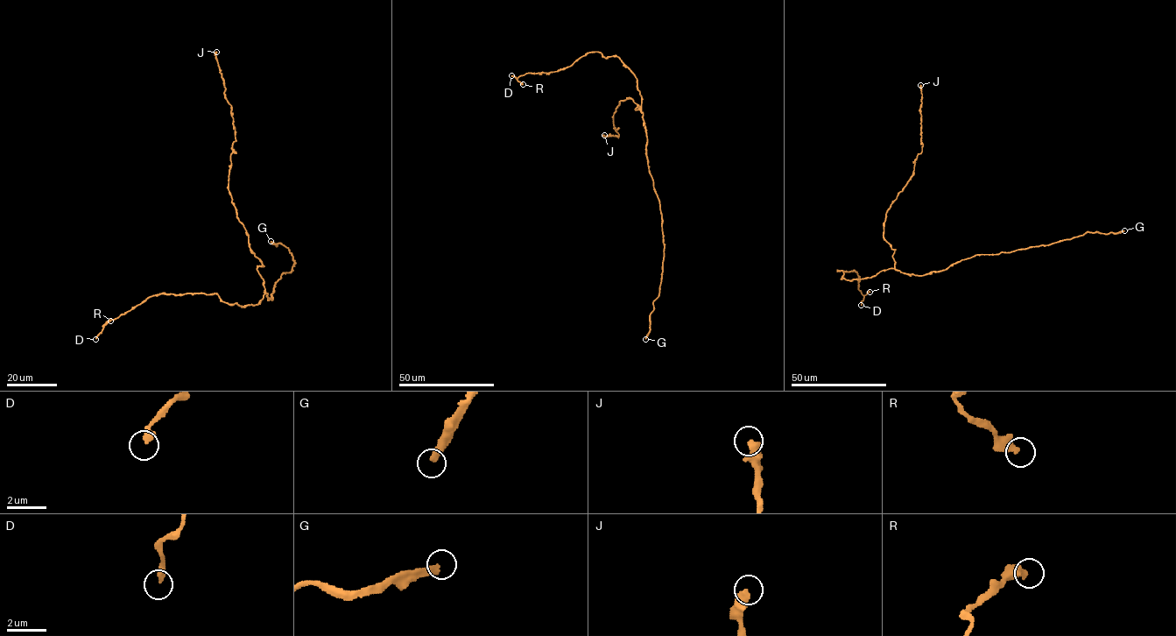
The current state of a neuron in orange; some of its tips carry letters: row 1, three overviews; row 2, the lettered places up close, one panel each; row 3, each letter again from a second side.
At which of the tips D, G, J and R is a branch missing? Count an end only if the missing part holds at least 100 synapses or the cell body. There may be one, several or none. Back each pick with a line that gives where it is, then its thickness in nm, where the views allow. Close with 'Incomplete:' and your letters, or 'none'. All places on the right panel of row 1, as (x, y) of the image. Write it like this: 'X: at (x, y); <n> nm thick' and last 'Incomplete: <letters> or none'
G: at (1124, 230); 280 nm thick
Incomplete: G

